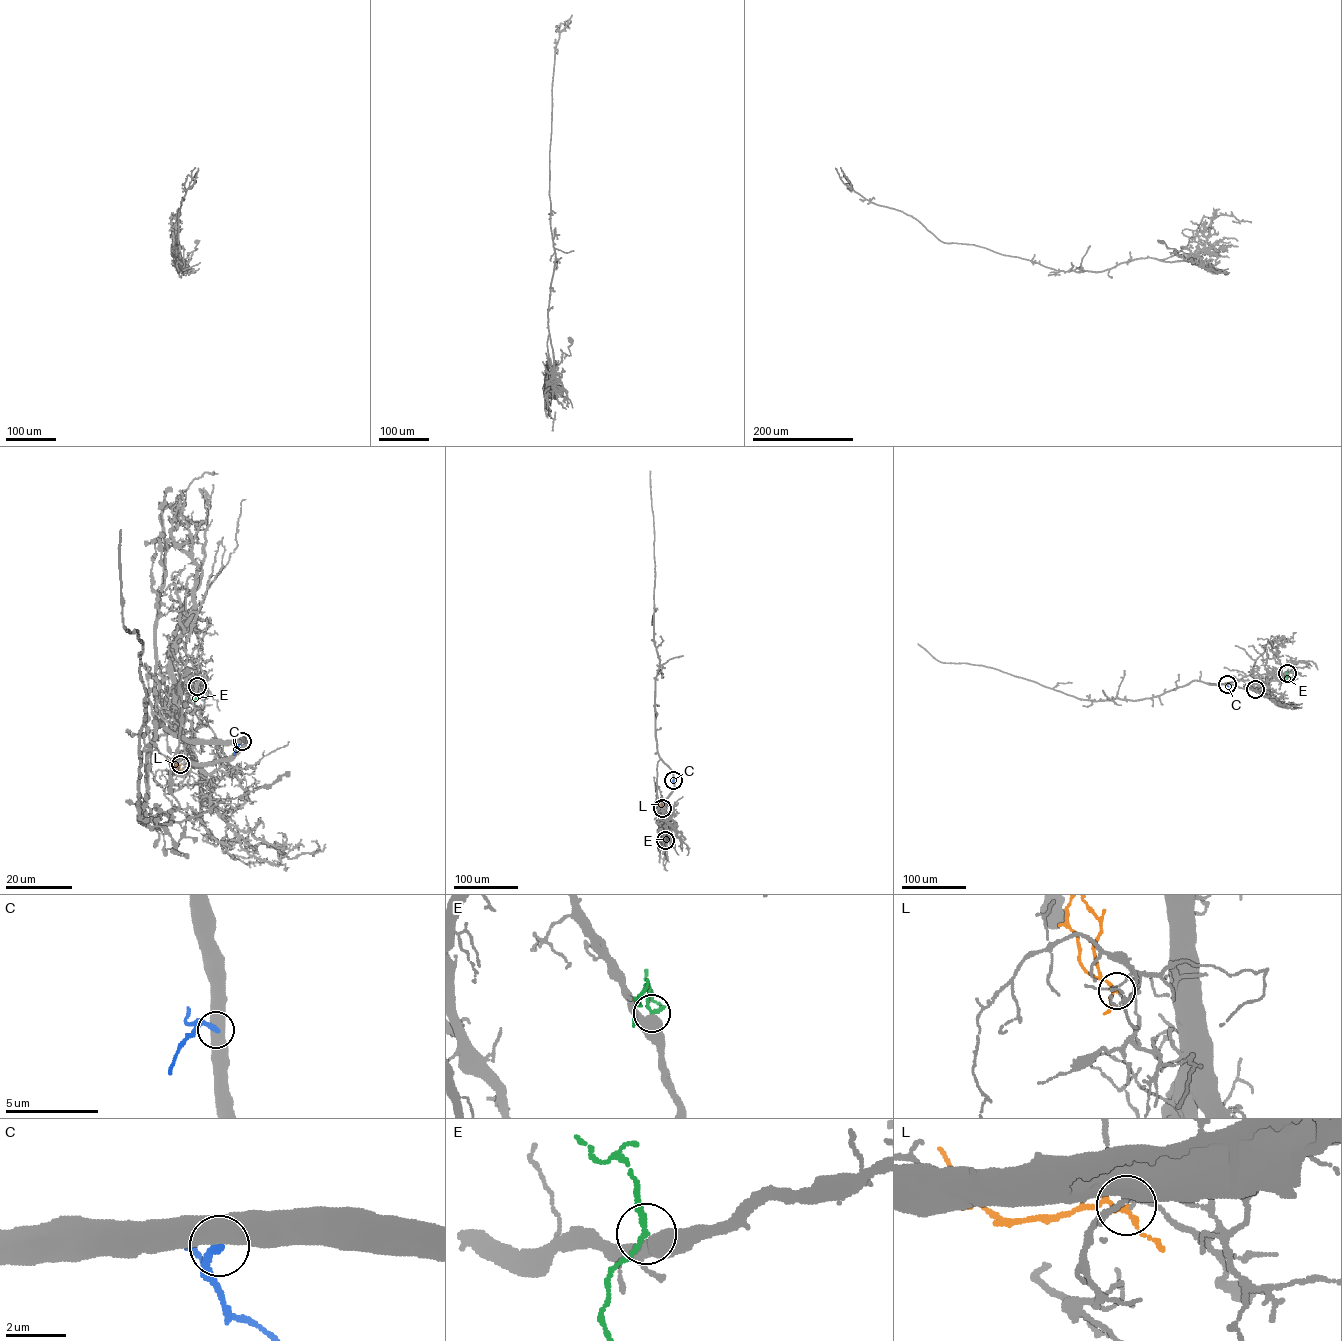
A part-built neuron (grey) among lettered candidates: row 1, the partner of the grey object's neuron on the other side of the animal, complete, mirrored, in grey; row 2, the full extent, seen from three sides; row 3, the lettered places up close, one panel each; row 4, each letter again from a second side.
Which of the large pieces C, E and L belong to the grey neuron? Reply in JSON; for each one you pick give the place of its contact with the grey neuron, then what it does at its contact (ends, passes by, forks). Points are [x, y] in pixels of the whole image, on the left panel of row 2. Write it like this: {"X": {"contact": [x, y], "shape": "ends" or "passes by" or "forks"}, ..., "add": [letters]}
{"E": {"contact": [197, 686], "shape": "passes by"}, "add": ["E"]}

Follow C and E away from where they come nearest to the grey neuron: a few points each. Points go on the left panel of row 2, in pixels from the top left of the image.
C: (242, 740), (234, 754)
E: (197, 685), (193, 713)

